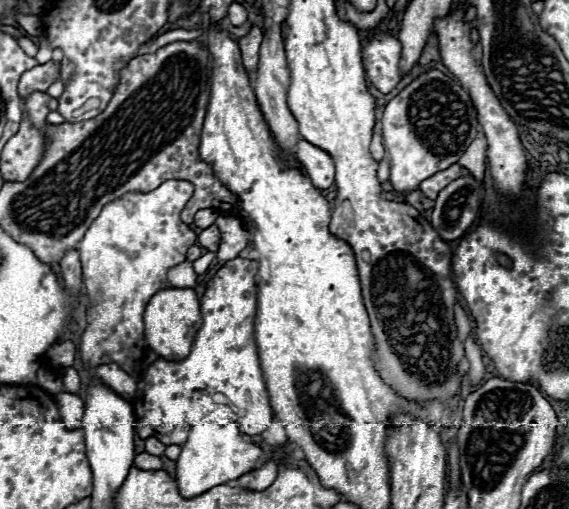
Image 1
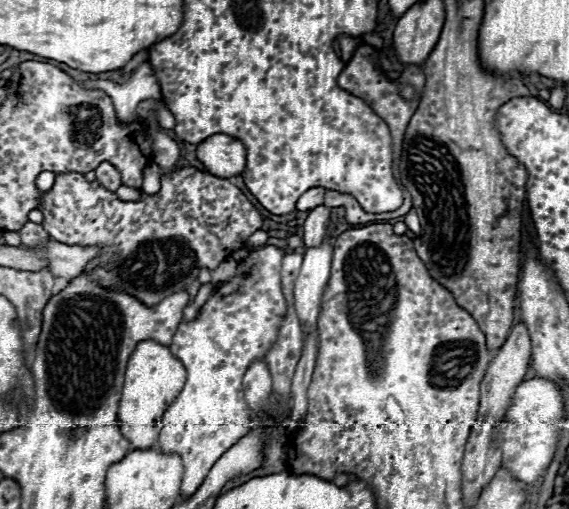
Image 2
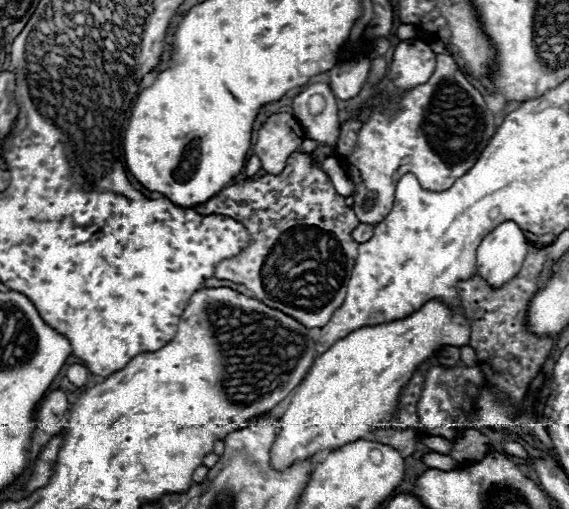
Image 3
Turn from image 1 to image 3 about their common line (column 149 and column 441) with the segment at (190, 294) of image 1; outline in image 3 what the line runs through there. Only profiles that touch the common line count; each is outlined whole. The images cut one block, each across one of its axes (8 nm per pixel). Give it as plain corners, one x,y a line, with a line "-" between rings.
438,300
426,302
404,320
350,332
314,360
290,396
288,408
280,418
280,432
270,450
270,466
274,470
286,470
318,452
342,448
342,444
364,438
382,424
390,424
398,406
398,394
416,366
430,358
440,346
466,346
468,340
468,322
462,314
452,314

